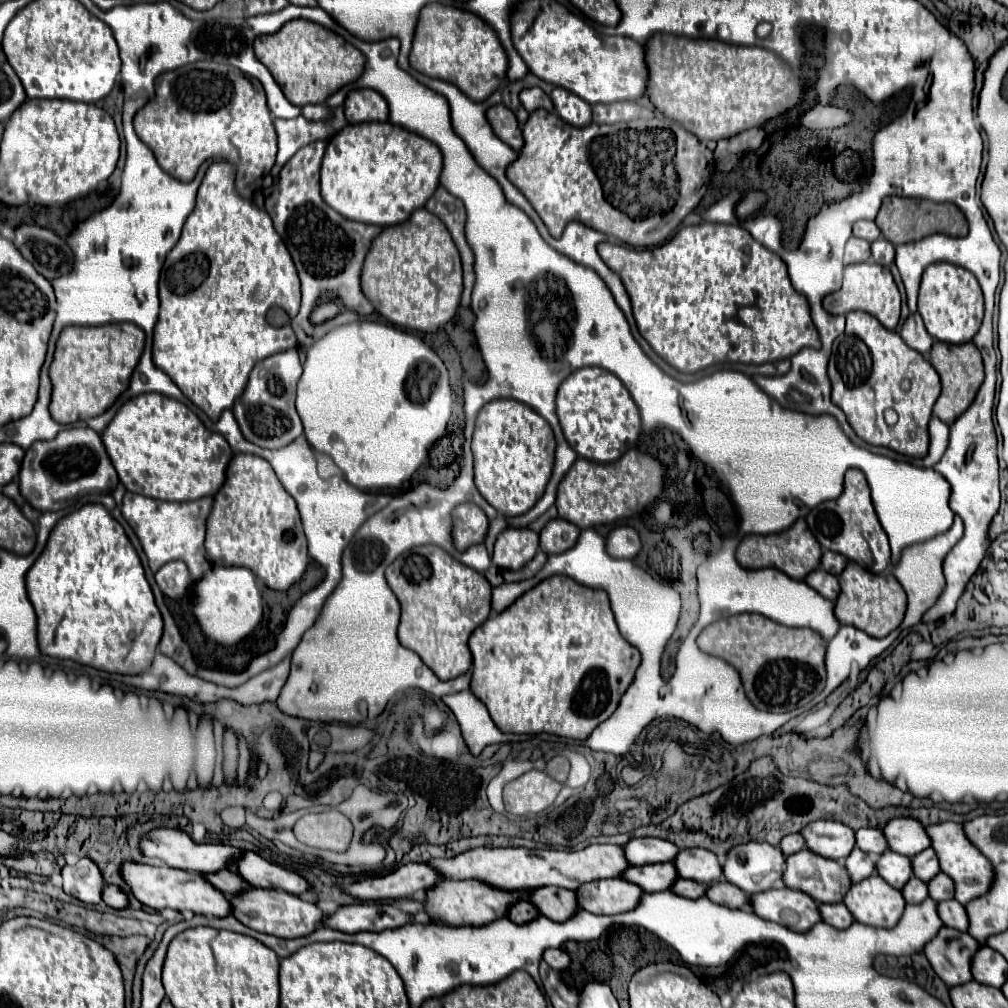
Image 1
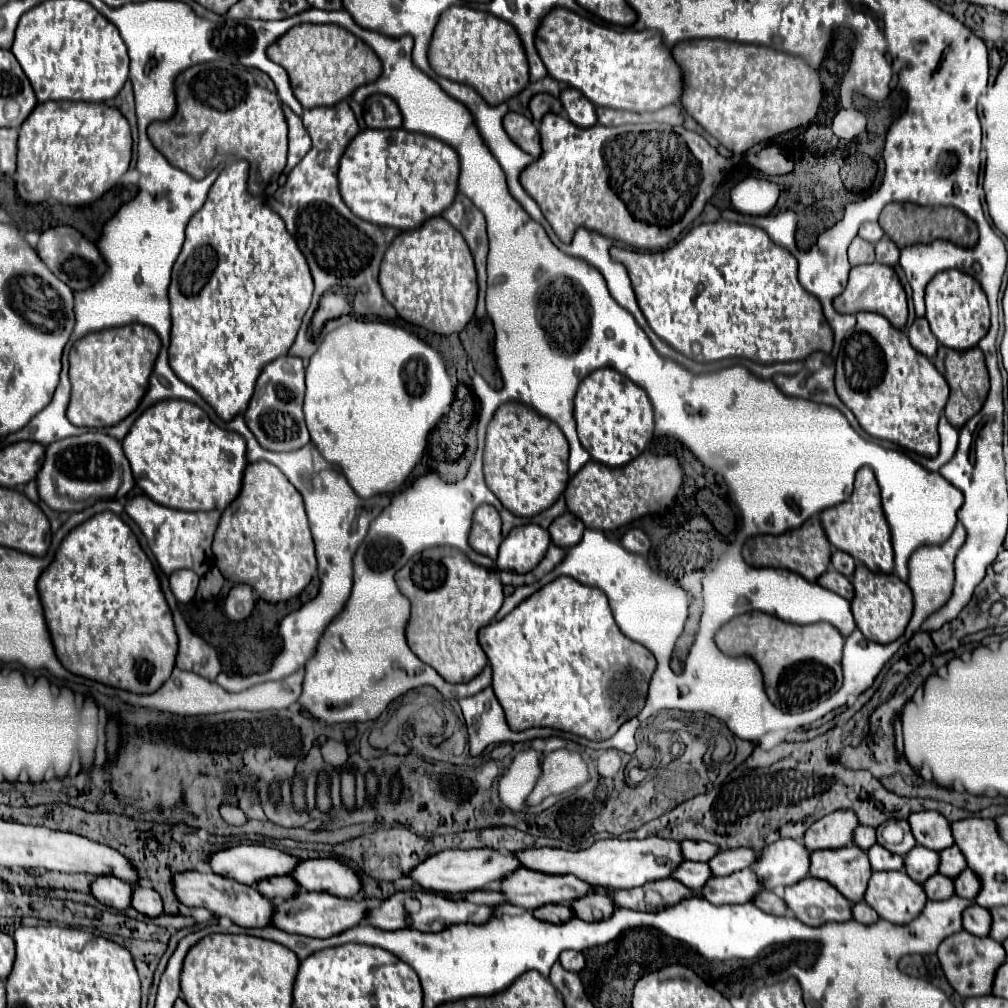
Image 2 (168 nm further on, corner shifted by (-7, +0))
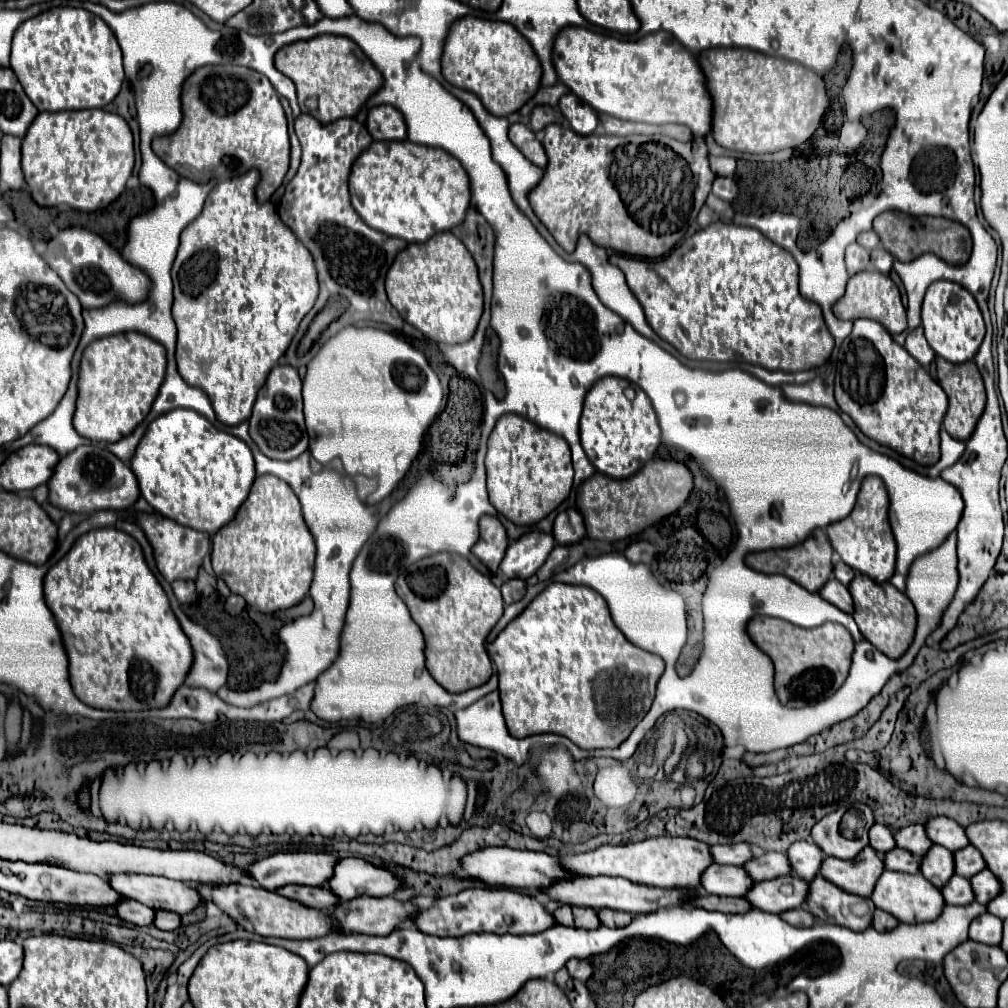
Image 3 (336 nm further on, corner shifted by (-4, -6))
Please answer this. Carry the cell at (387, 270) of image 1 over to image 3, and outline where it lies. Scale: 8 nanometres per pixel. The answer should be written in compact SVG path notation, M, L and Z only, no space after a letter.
M449 231L403 249L387 273L385 287L391 305L403 319L435 343L457 345L469 341L477 329L475 321L479 323L483 313L477 265L467 247Z

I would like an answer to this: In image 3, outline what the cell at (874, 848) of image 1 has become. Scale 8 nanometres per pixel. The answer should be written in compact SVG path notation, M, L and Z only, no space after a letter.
M919 823L895 831L895 839L897 839L897 847L903 847L903 849L915 853L917 857L923 857L933 845L931 839L927 839L925 825L919 825Z

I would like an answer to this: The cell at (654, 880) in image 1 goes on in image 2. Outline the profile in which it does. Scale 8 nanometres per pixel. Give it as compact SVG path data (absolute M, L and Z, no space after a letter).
M684 861L678 869L674 869L674 875L670 875L672 879L680 881L682 885L686 885L688 889L698 891L700 887L704 887L704 883L712 877L710 875L710 867L706 863L694 863L694 861Z

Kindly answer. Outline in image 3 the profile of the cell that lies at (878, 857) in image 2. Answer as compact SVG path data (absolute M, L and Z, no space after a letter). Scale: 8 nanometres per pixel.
M897 847L885 853L883 861L887 869L903 871L903 873L919 873L919 867L921 867L921 859L917 855L911 855L911 851L903 851Z

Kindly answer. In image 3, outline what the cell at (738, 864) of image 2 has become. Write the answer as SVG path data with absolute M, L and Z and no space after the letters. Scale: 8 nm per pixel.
M759 853L753 861L745 863L747 873L755 881L765 881L765 879L775 879L781 875L791 875L791 865L785 853Z

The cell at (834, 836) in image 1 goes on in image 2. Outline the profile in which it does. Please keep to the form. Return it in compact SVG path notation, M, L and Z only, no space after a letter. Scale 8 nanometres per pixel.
M858 825L858 829L854 829L854 841L852 843L860 845L860 849L864 849L864 851L870 849L876 843L876 829Z

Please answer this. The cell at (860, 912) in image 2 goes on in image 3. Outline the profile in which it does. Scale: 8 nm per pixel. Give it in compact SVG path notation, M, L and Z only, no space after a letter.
M877 909L877 911L875 911L875 917L873 917L873 927L875 927L877 931L891 931L891 929L895 929L897 925L899 925L899 921L897 921L891 913L881 911L881 909Z

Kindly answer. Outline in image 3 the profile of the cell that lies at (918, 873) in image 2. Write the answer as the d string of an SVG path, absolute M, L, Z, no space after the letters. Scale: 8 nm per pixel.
M933 845L931 851L923 857L921 873L935 883L935 887L943 887L955 875L955 853L947 851L945 847Z

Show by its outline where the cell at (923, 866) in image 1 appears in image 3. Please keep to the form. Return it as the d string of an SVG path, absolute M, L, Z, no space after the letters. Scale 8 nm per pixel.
M971 845L955 851L955 863L957 863L957 875L965 875L967 879L987 867L987 863L983 863L983 855L979 855L979 849Z

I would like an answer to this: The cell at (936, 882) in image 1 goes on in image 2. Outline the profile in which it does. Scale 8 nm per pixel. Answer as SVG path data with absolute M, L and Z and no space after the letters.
M964 869L958 877L954 877L954 891L958 897L964 897L964 899L974 899L976 893L980 889L980 883L978 883L978 877L970 871L970 869Z

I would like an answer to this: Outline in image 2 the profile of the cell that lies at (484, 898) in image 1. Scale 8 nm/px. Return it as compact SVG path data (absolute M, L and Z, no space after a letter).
M514 869L508 873L508 877L500 879L498 891L506 897L506 903L522 907L522 909L536 909L548 903L572 903L574 899L592 893L592 887L572 875L544 875L544 873L534 873L530 869Z

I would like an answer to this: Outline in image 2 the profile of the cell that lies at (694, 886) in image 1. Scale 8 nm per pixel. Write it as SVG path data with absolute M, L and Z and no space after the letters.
M742 869L728 877L712 877L700 893L706 901L714 905L722 903L748 903L754 893L758 893L760 885L752 873L752 869Z

